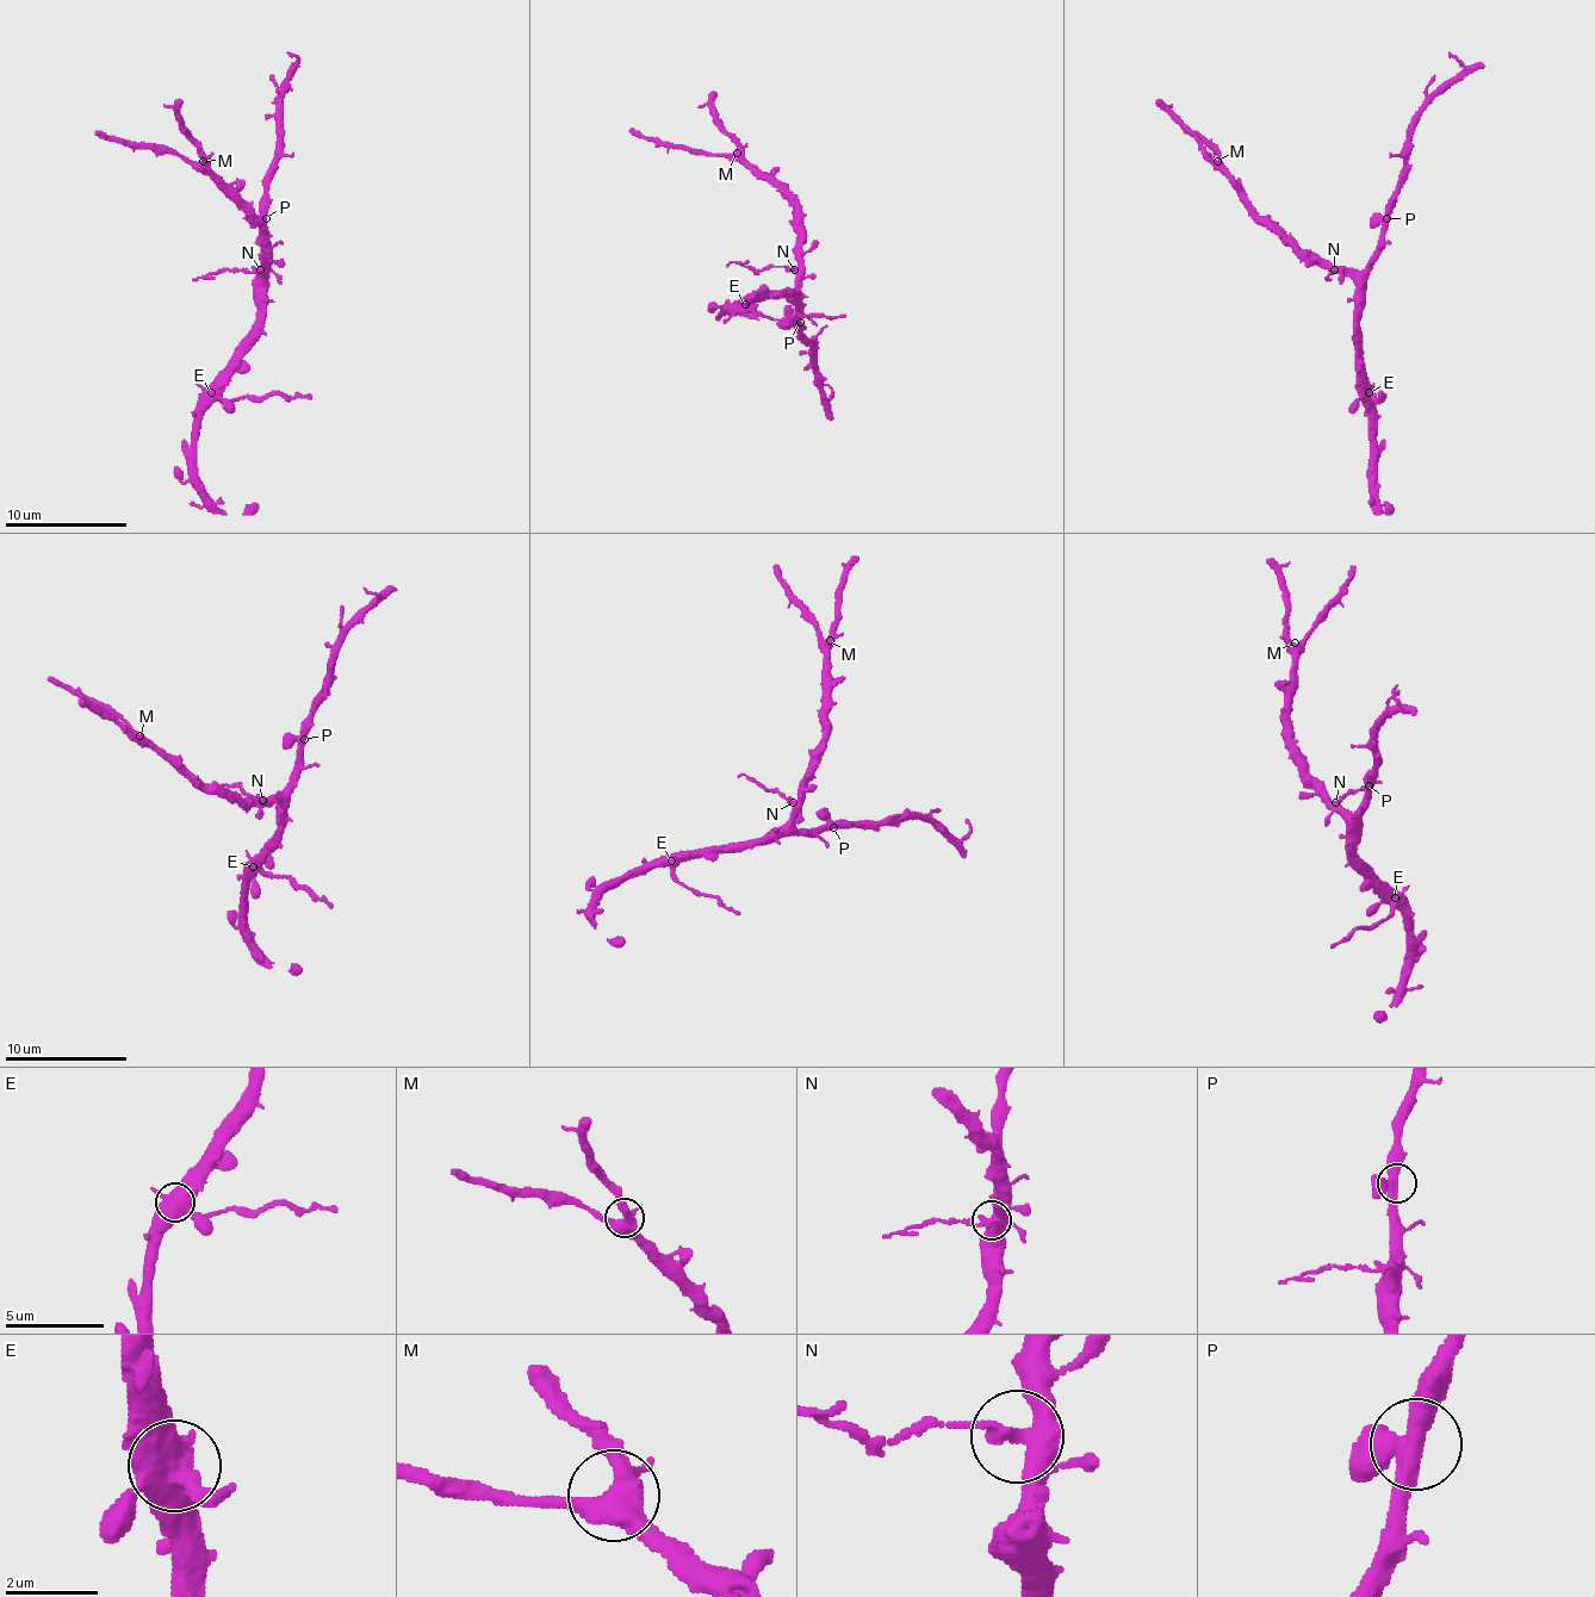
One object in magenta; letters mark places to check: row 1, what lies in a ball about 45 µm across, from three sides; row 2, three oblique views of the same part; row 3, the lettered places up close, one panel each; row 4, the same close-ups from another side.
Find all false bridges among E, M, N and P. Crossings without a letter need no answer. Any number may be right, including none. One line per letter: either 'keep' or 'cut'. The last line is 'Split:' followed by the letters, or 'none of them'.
E: cut
M: keep
N: cut
P: keep
Split: E, N

